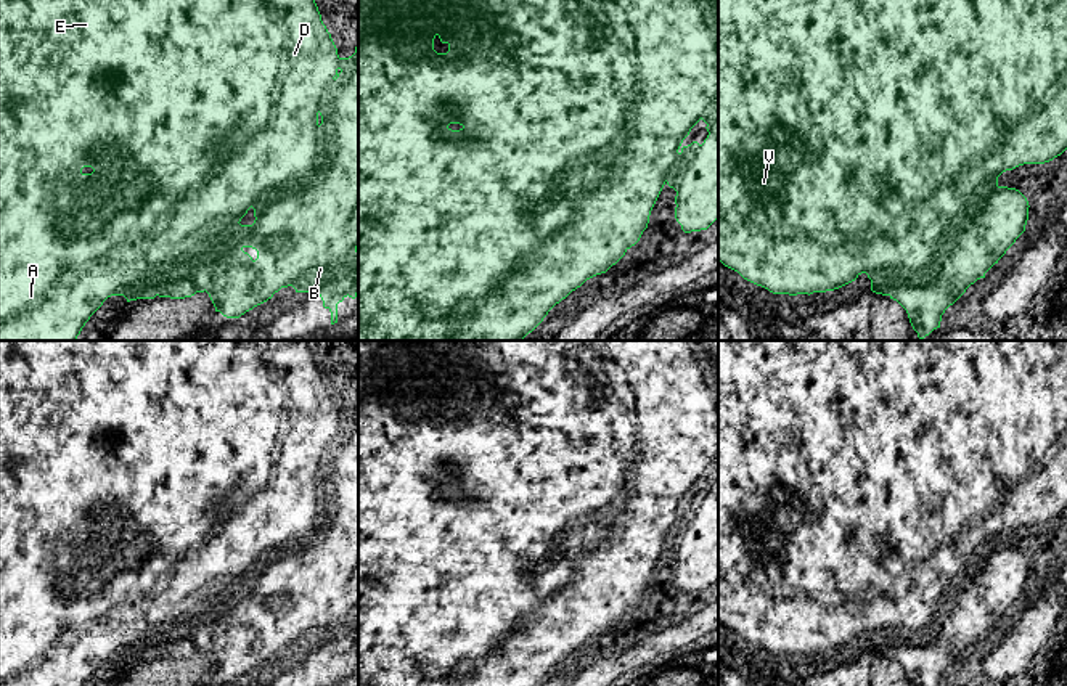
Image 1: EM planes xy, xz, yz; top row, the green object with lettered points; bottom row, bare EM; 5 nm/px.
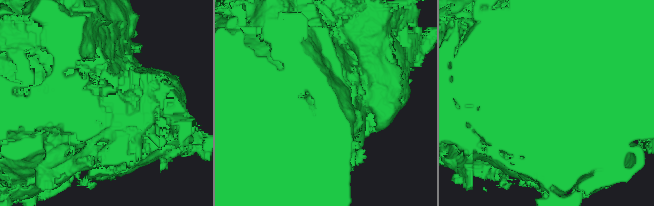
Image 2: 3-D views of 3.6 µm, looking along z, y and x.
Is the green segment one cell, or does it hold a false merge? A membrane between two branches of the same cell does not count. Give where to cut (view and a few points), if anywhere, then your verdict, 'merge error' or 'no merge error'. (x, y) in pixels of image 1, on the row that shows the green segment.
cut in yz along (998, 187), (719, 246); merge error

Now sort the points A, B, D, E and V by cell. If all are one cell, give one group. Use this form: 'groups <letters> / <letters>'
groups A D E V / B

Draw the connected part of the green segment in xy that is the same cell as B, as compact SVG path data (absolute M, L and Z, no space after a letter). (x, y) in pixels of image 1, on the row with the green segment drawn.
M358 40L355 53L349 58L339 58L339 69L336 79L326 87L321 101L320 101L320 154L317 157L317 165L312 172L310 183L288 183L283 191L278 191L272 198L272 207L264 218L256 218L252 225L241 225L241 218L251 209L249 202L241 194L239 186L239 170L241 170L241 149L246 146L246 141L220 138L214 141L198 143L178 143L172 145L170 138L175 133L166 137L164 127L154 130L151 146L141 148L130 161L121 156L114 161L108 156L104 161L96 161L93 164L93 177L88 180L85 174L80 177L80 185L74 191L74 198L69 201L69 210L74 214L74 228L77 231L93 231L95 233L95 288L104 297L124 296L127 302L145 299L156 288L156 273L154 273L154 228L169 228L180 236L180 257L183 267L190 272L191 280L206 280L209 286L206 292L209 294L215 312L220 312L227 318L239 318L254 307L267 302L278 292L281 288L292 286L296 292L317 292L323 307L331 312L331 325L337 323L337 304L342 302L347 296L355 299L358 294Z

